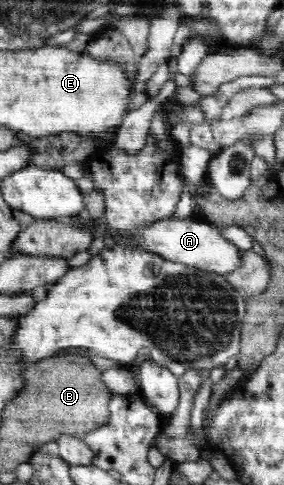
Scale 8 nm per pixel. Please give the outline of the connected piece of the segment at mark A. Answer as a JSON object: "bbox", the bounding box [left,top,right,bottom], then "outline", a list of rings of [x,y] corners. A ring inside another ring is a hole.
{"bbox":[143,218,242,276],"outline":[[[168,218],[160,222],[154,222],[150,229],[145,231],[143,242],[144,246],[149,248],[149,251],[156,252],[157,255],[164,256],[165,259],[176,260],[178,263],[184,263],[202,271],[216,272],[224,276],[234,273],[242,267],[242,253],[240,253],[240,259],[238,259],[238,249],[232,243],[228,243],[226,239],[222,239],[220,233],[216,231],[216,226],[206,225],[206,221]]]}

